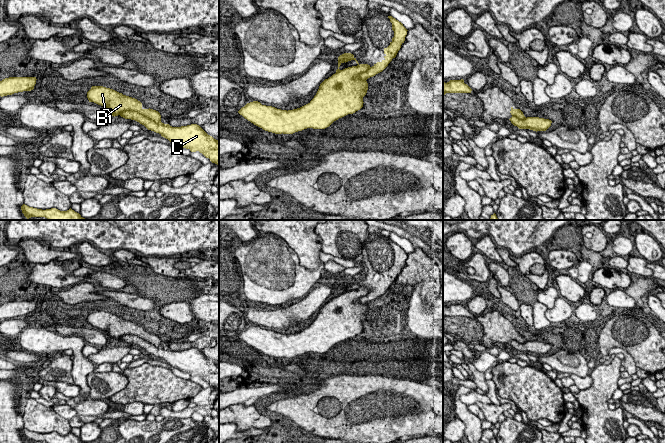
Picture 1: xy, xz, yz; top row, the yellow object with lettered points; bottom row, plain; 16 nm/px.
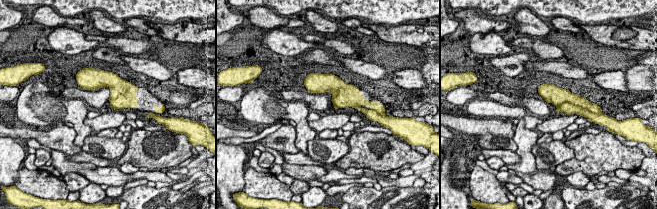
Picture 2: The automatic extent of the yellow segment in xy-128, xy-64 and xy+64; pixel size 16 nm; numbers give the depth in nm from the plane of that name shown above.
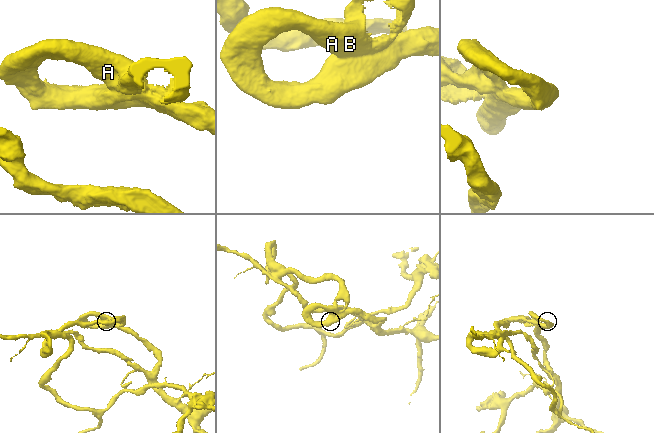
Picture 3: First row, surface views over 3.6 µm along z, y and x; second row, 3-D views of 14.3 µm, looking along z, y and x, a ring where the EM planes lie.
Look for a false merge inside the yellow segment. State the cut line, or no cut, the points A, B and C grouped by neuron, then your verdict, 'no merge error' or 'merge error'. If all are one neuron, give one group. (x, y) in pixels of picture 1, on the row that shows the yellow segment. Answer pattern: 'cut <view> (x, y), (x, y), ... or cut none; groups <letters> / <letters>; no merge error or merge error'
cut none; groups A B C; no merge error

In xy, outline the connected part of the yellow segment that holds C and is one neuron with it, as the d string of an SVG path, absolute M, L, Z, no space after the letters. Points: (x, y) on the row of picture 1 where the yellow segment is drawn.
M92 86L87 92L87 98L89 102L104 106L112 116L120 115L135 120L182 148L191 152L199 151L219 166L219 140L208 135L199 125L172 127L164 124L158 111L143 109L142 103L137 99L103 86Z

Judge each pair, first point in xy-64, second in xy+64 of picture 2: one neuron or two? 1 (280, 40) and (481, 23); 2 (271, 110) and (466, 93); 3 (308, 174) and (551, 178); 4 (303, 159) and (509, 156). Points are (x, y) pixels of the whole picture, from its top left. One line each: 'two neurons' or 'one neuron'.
1: two neurons
2: two neurons
3: one neuron
4: one neuron

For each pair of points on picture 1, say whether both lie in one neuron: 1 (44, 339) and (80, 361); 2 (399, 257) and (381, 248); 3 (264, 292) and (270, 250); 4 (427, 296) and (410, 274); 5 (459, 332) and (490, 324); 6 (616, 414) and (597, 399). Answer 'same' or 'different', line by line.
1: same
2: same
3: same
4: same
5: same
6: same

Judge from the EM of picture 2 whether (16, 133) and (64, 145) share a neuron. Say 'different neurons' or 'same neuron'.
same neuron

